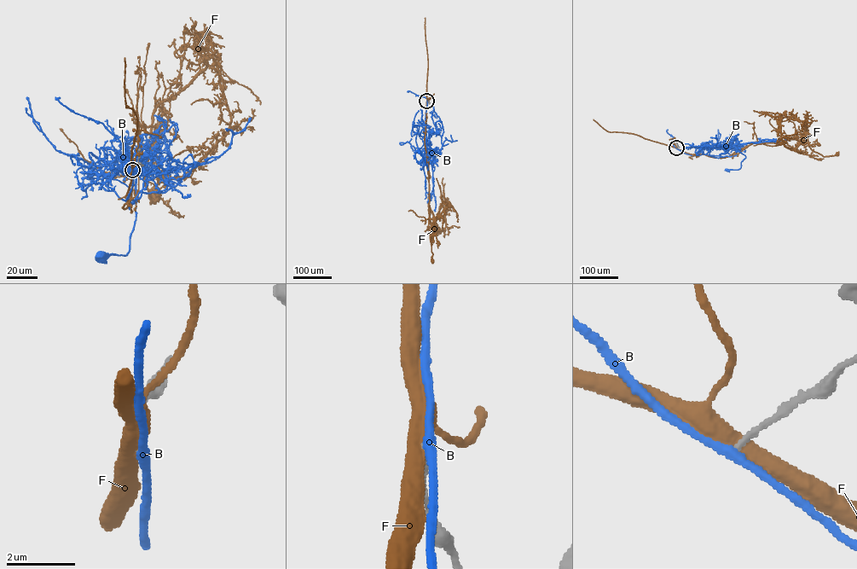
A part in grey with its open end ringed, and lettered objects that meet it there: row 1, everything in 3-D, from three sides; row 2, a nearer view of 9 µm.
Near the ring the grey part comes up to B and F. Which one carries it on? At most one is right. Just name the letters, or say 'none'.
none

